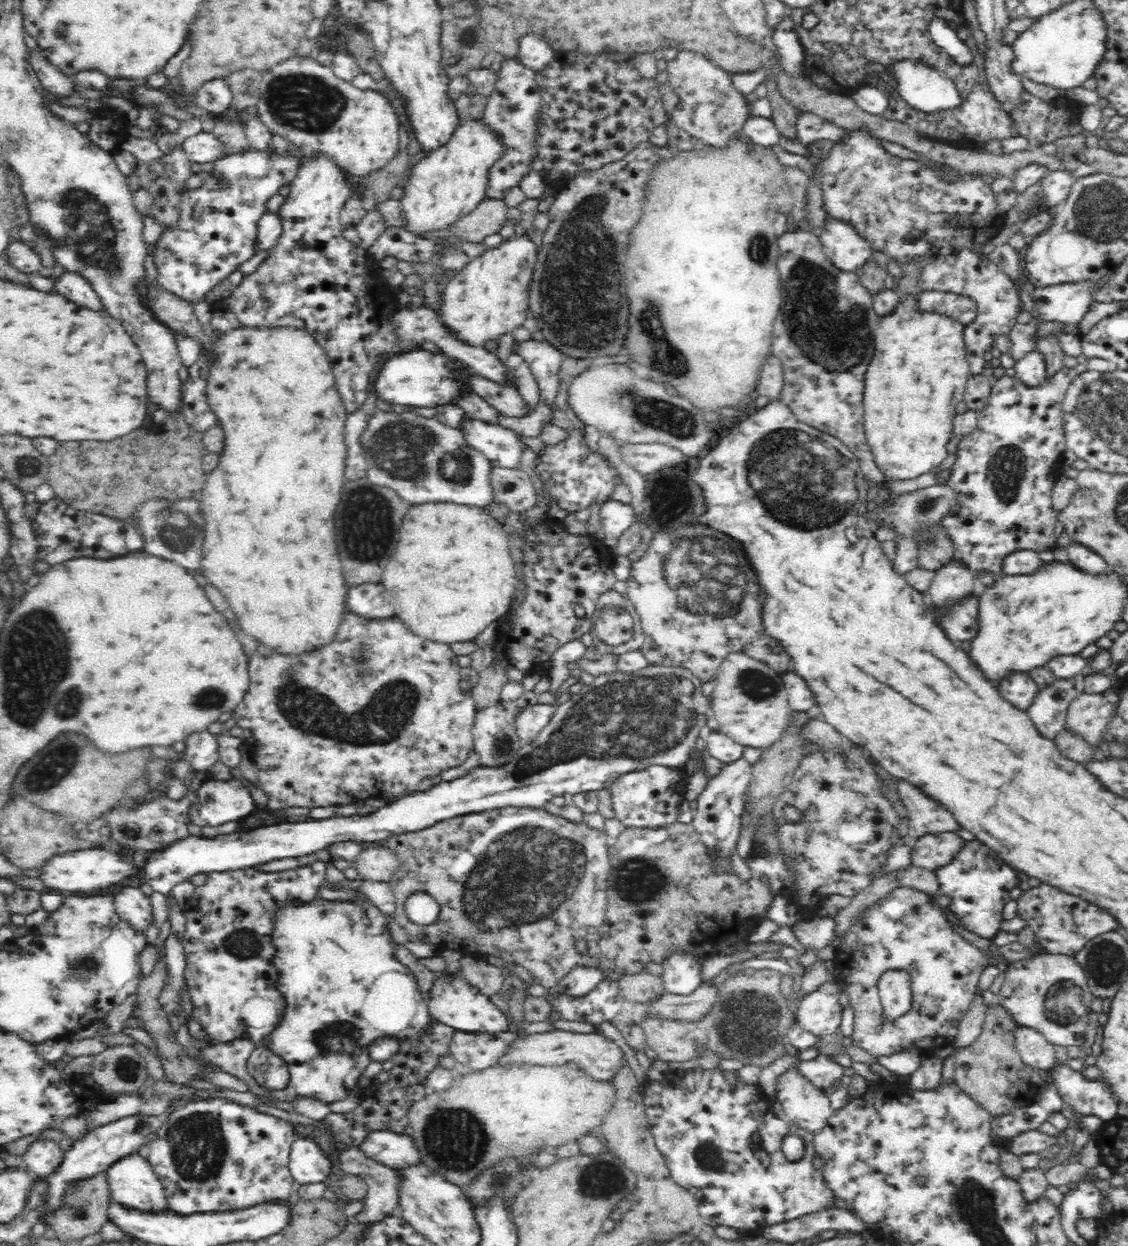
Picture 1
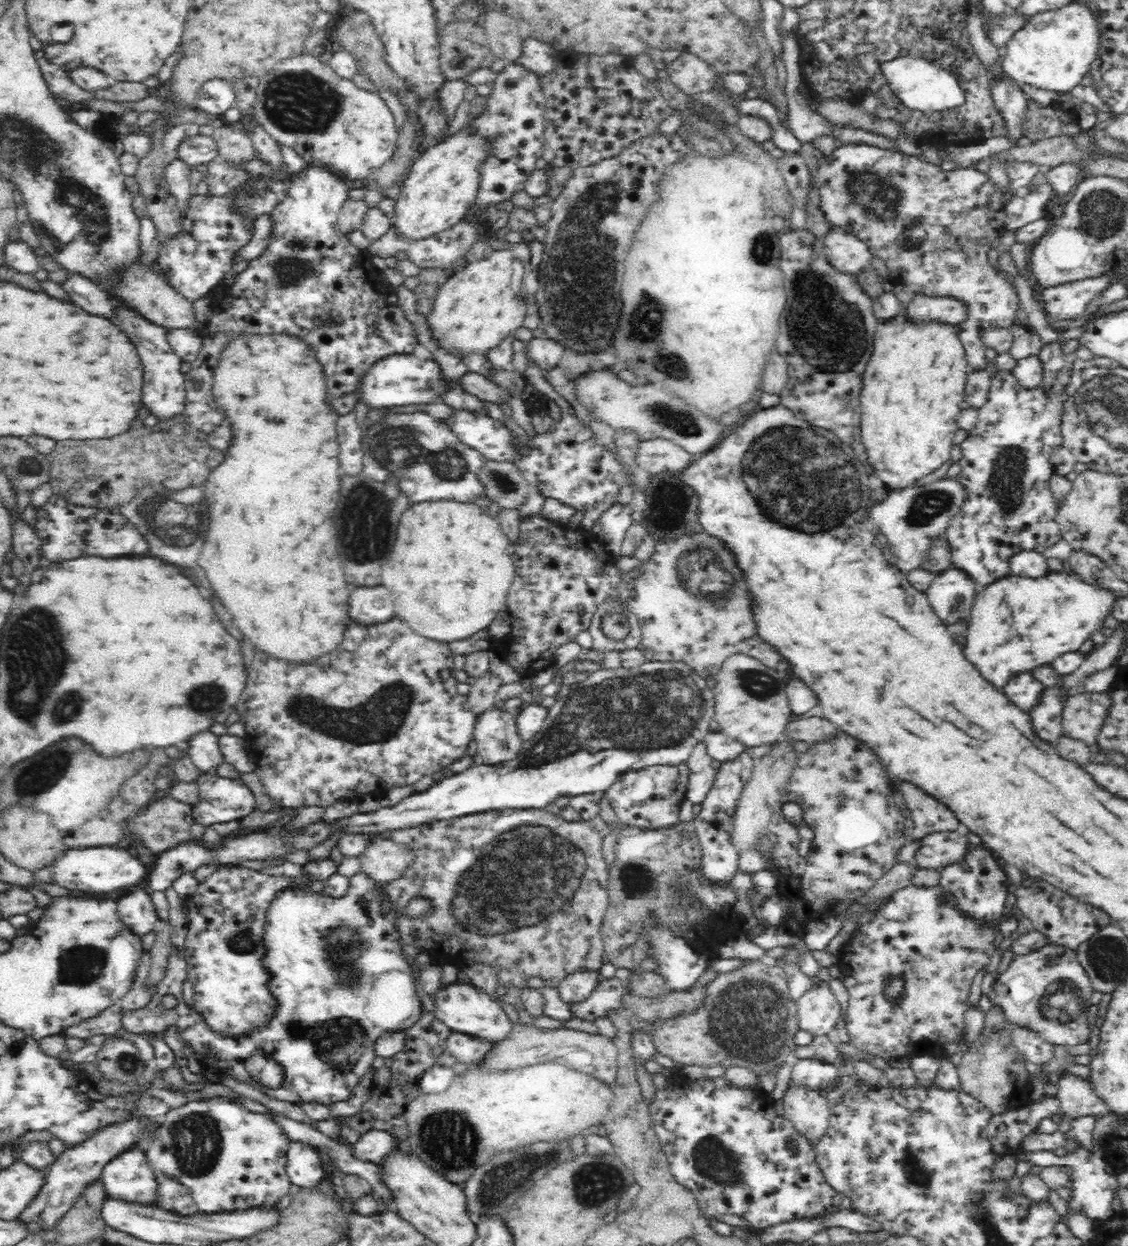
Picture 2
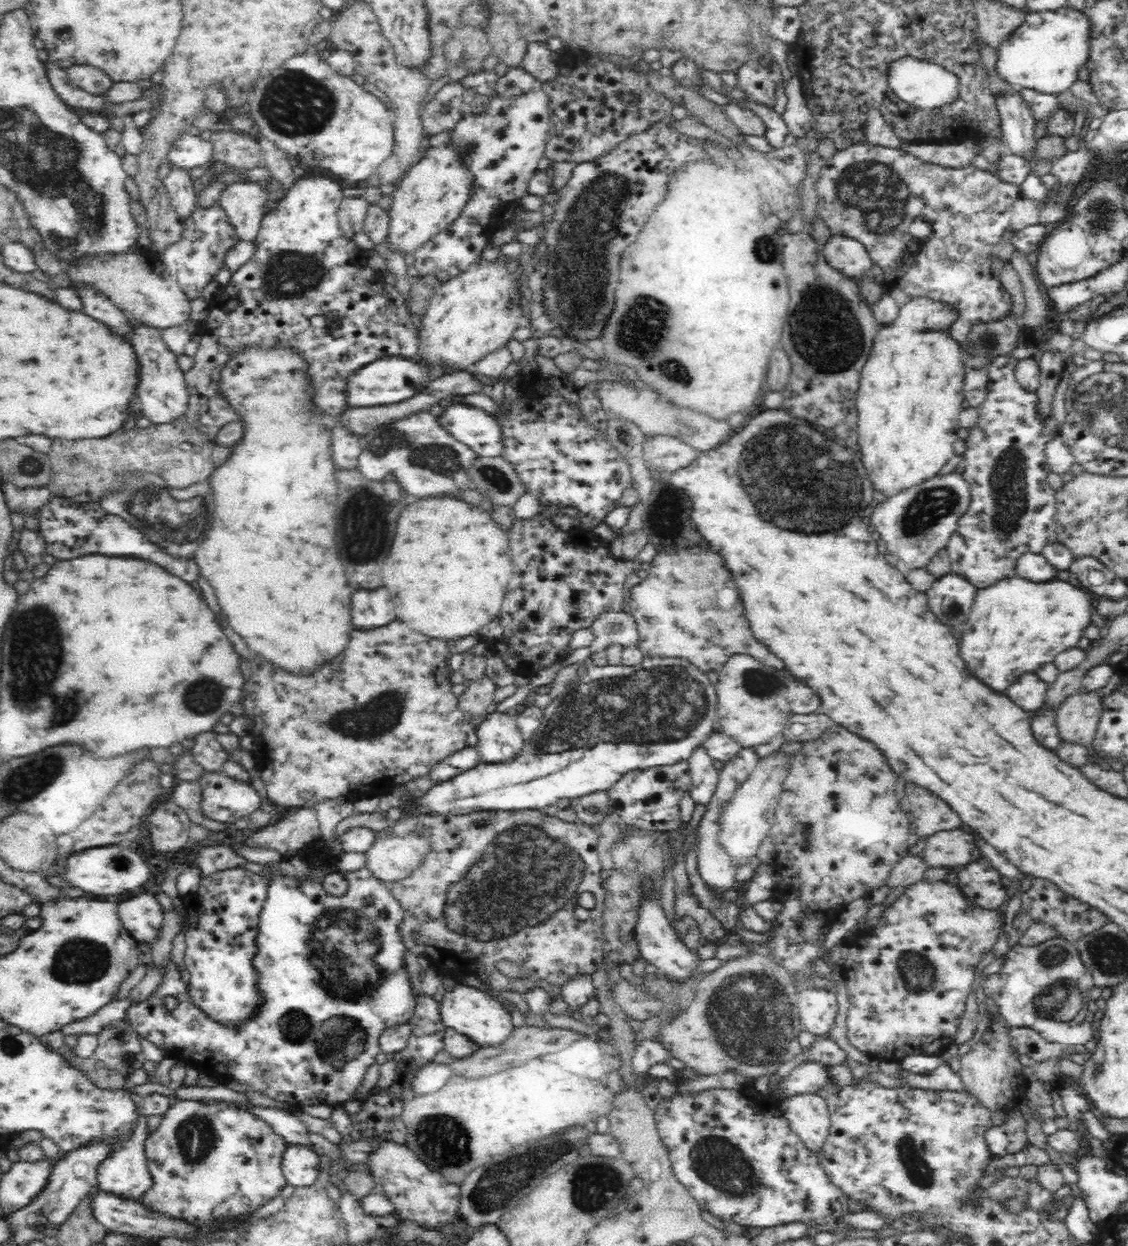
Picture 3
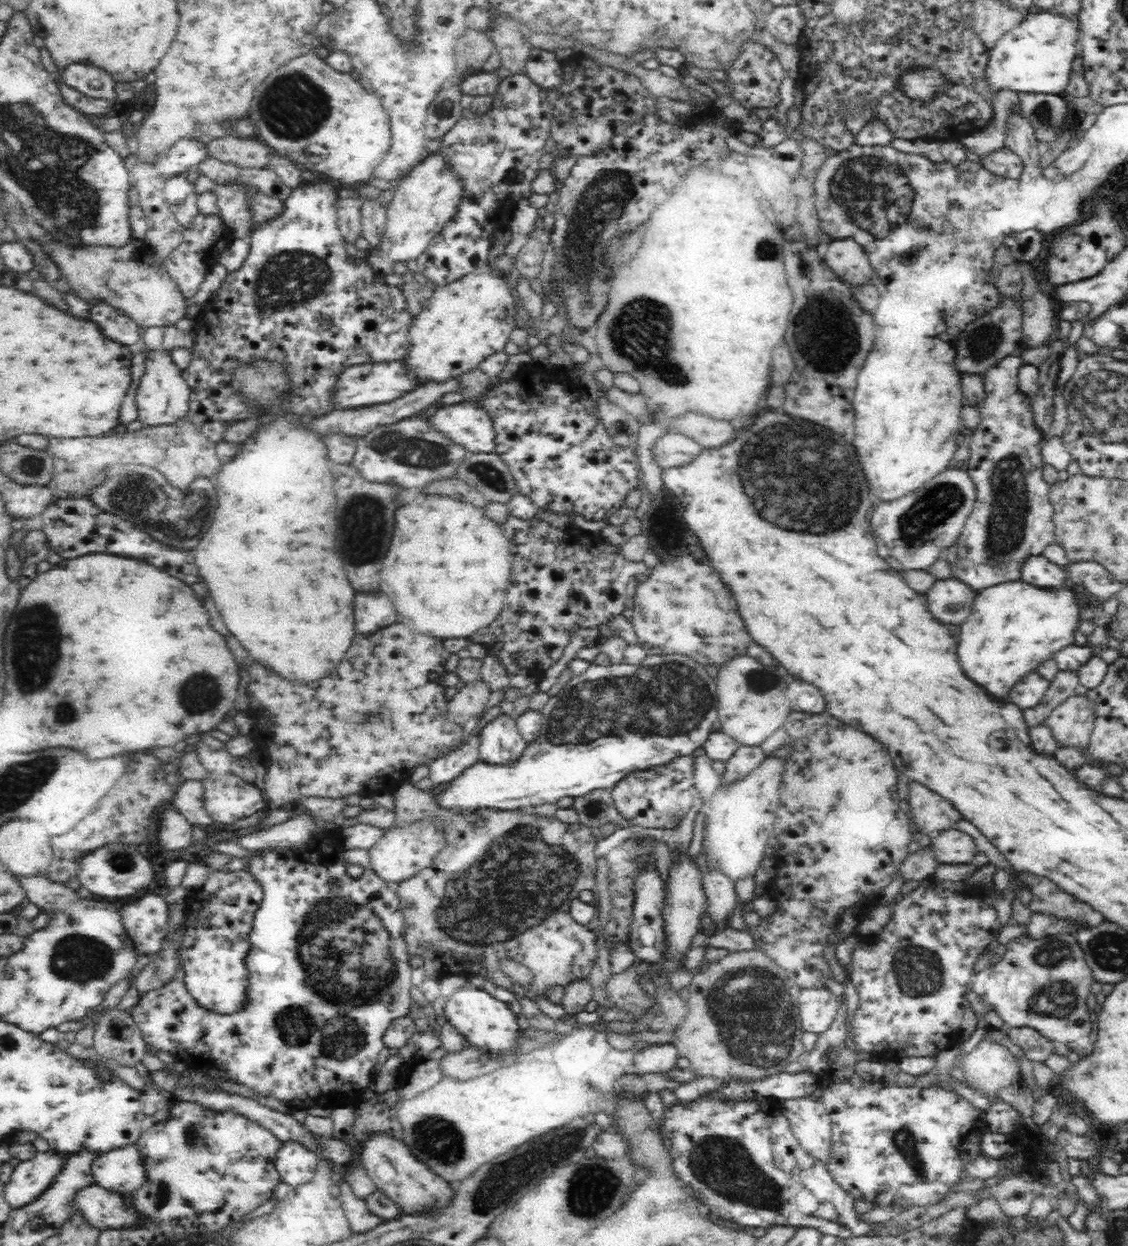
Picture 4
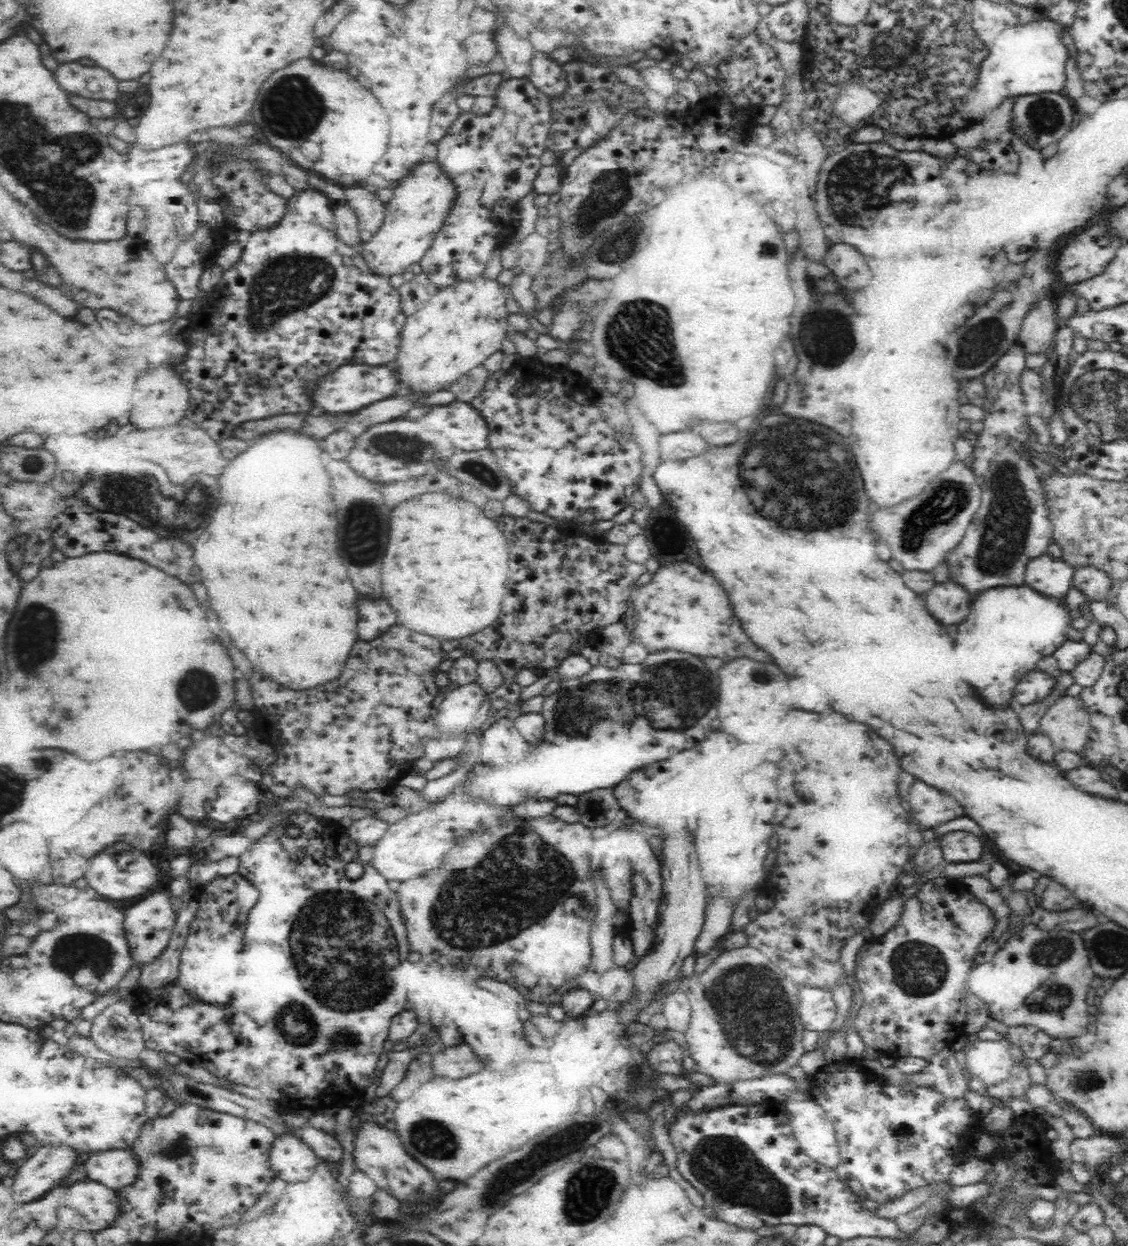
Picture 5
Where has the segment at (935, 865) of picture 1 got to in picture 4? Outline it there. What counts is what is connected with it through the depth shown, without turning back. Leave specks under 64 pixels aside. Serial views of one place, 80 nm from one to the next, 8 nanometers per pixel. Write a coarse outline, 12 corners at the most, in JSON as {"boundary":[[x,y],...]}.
{"boundary":[[960,830],[940,831],[932,851],[940,864],[968,864],[978,854],[974,838]]}

